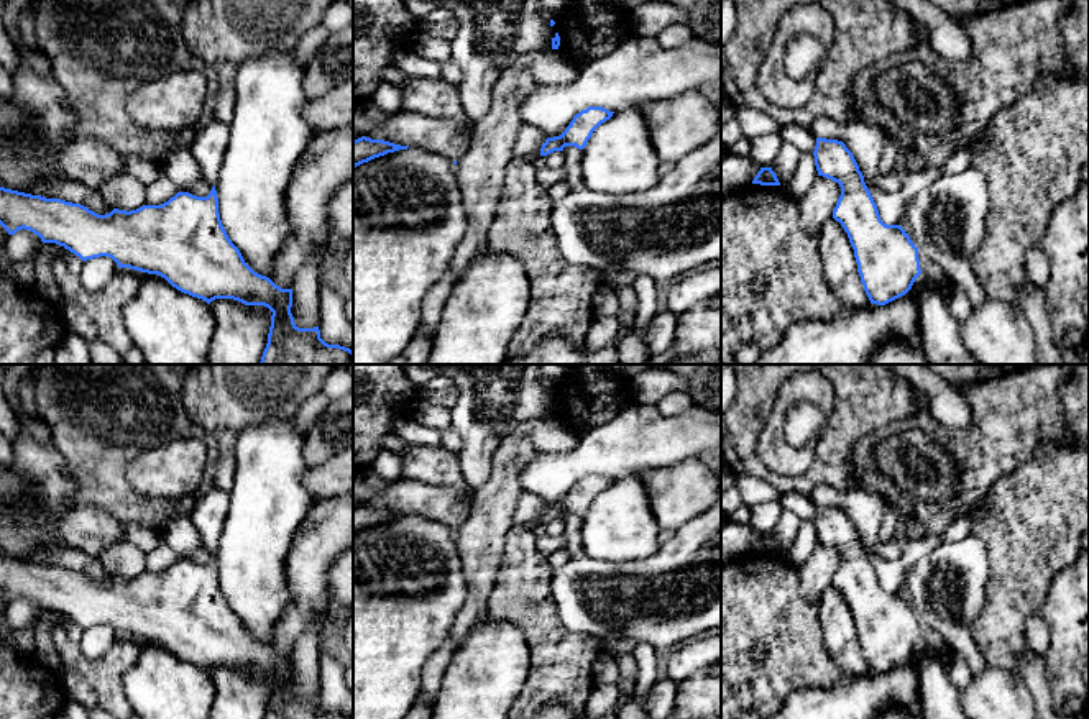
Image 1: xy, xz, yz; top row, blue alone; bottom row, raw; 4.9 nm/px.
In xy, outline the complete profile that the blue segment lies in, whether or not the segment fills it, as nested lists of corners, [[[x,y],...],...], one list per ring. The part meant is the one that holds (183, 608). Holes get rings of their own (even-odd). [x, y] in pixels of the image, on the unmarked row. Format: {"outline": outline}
{"outline": [[[215,553],[207,565],[177,560],[161,573],[143,573],[130,579],[113,576],[105,583],[80,571],[0,555],[0,593],[8,602],[30,598],[43,611],[64,614],[82,629],[108,624],[118,635],[158,642],[177,658],[207,671],[215,666],[233,666],[245,673],[264,673],[273,680],[264,719],[352,719],[325,711],[319,694],[299,696],[294,691],[292,657],[281,657],[245,630],[222,593]]]}

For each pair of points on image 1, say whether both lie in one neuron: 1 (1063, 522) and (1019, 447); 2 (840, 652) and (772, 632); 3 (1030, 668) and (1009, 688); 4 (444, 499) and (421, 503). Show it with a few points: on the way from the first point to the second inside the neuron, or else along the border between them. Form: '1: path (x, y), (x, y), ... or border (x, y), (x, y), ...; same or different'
1: border (1061, 444), (1043, 440), (1014, 468); different
2: border (818, 611), (823, 644), (845, 678); different
3: border (987, 665), (1015, 673), (1035, 701); different
4: path (439, 501), (426, 501); same

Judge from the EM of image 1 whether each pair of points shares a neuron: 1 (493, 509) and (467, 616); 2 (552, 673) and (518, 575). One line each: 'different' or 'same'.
1: same
2: same

